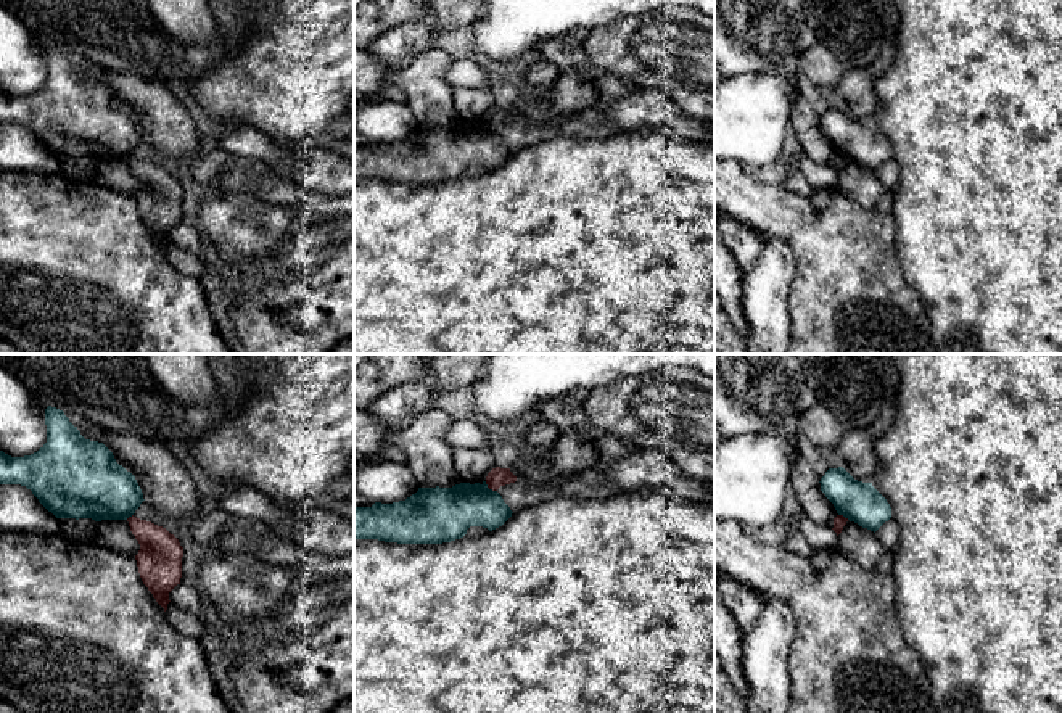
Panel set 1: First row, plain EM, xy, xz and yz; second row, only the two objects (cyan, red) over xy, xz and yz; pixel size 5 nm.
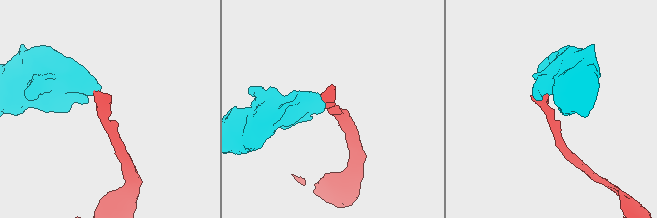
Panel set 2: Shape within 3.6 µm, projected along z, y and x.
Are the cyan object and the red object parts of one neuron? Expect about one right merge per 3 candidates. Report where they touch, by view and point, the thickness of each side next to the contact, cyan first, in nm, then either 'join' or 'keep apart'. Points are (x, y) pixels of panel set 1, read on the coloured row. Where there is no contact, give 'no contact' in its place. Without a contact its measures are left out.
contact xz (488, 488); calibres 260 and 100 nm; keep apart

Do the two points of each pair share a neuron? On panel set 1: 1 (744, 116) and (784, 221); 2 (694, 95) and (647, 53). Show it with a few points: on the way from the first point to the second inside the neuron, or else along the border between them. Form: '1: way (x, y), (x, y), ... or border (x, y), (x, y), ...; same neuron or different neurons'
1: border (731, 158), (749, 171); different neurons
2: way (683, 84), (658, 61); same neuron

